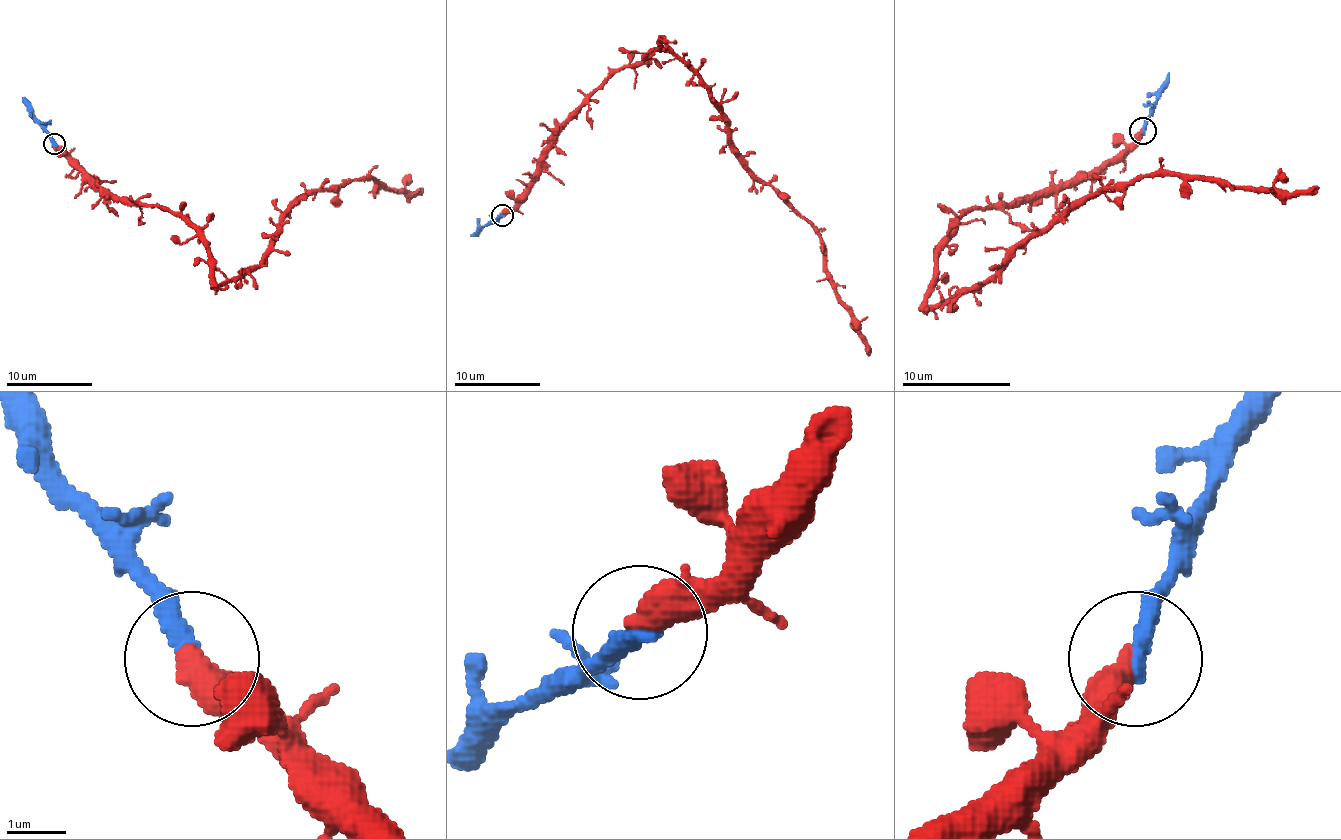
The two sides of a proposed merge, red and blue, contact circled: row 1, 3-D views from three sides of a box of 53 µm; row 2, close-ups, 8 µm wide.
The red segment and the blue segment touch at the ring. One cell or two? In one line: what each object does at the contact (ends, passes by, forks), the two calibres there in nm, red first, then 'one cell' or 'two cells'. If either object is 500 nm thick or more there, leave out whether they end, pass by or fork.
calibres 500 and 360 nm; one cell

